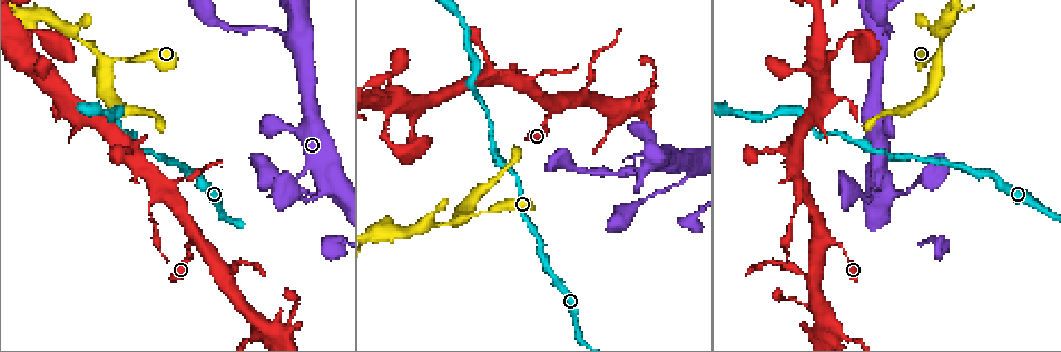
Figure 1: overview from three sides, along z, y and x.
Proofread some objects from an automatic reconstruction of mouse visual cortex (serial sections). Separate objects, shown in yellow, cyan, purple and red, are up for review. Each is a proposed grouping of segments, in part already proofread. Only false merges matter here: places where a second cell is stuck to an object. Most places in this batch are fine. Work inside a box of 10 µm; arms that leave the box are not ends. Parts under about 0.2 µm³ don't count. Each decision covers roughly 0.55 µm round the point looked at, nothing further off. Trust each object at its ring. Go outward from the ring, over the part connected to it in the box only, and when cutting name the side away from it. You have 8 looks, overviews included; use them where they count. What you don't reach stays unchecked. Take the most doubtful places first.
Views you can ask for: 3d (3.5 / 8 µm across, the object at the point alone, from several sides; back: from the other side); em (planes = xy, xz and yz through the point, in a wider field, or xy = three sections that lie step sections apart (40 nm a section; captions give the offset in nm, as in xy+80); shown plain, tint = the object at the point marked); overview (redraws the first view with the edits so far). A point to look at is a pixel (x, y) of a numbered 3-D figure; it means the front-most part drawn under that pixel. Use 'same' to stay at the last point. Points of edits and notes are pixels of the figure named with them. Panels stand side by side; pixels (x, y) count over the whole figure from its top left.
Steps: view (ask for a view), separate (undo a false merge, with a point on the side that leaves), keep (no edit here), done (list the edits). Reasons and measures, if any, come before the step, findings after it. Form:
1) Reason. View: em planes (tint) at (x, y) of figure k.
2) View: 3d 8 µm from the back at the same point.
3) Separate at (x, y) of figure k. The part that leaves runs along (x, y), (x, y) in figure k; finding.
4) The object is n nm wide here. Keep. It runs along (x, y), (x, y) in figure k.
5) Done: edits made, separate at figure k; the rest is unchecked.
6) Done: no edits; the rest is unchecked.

Arms part here. View: 3d 3.5 µm at (113, 58) of figure 1.

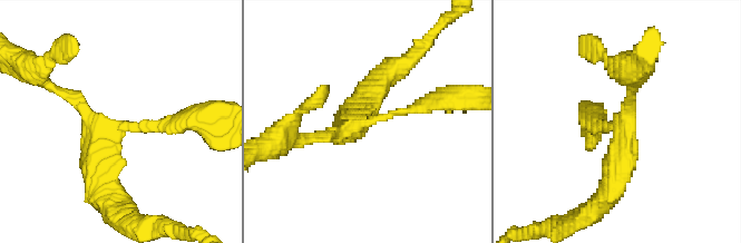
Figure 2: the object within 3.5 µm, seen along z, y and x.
Need the tissue. View: em planes (tint) at (115, 124) of figure 2.

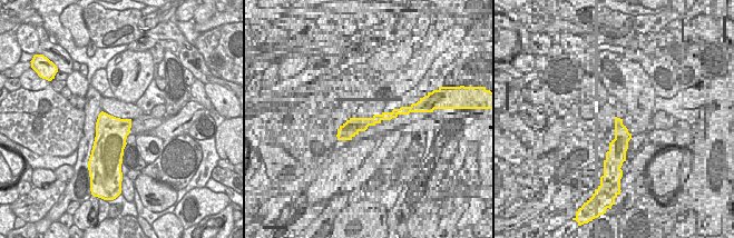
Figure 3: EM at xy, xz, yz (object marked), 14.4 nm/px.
Keep. It runs along (437, 100), (303, 141) in figure 2; one cell here.

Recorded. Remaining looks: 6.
Abrupt turn. View: 3d 3.5 µm at (797, 110) of figure 1.

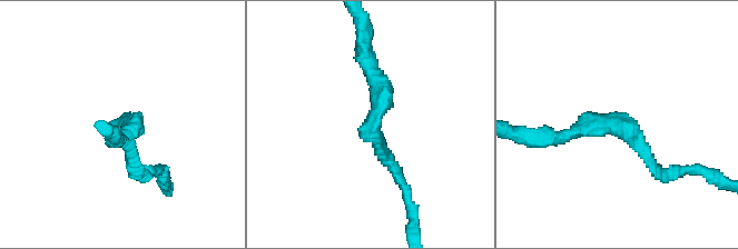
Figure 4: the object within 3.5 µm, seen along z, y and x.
The arms are 150, 250 nm wide. View: em xy step 5 (tint) at (626, 123) of figure 4.

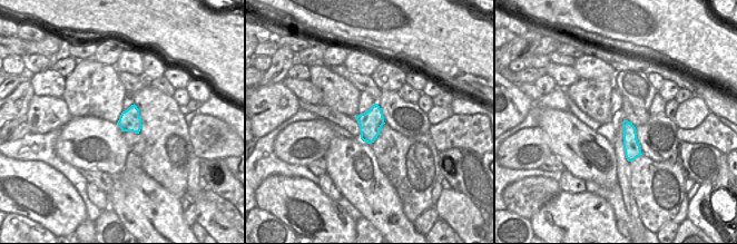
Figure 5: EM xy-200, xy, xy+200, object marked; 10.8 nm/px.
Keep. It runs along (670, 172), (656, 169), (625, 125), (559, 138) in figure 4; continuous, no second cell.

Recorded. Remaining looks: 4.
Sharp bend. View: 3d 3.5 µm at (901, 194) of figure 1.

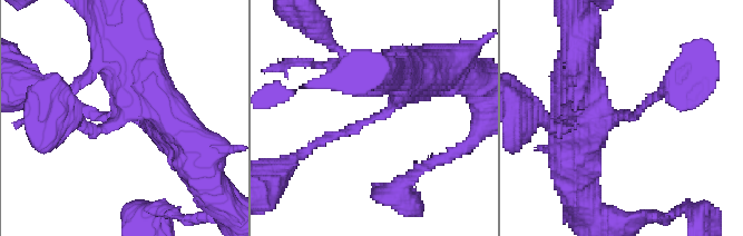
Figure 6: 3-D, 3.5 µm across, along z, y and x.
The arms are 100, 600 nm wide; shape alone is not enough. View: em planes (tint) at (618, 114) of figure 6.

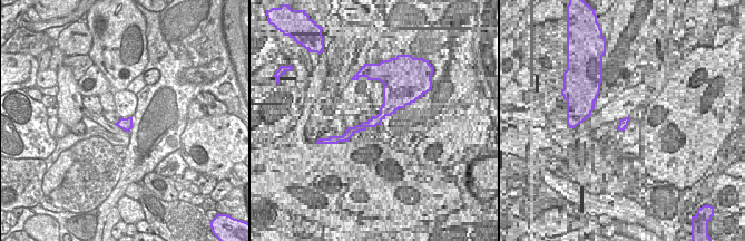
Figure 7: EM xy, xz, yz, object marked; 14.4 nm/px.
The object is 190 nm wide here. Keep. It runs along (401, 70), (384, 114), (315, 141) in figure 6; continuous, no second cell.

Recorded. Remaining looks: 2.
Done: no edits; the rest is unchecked.

